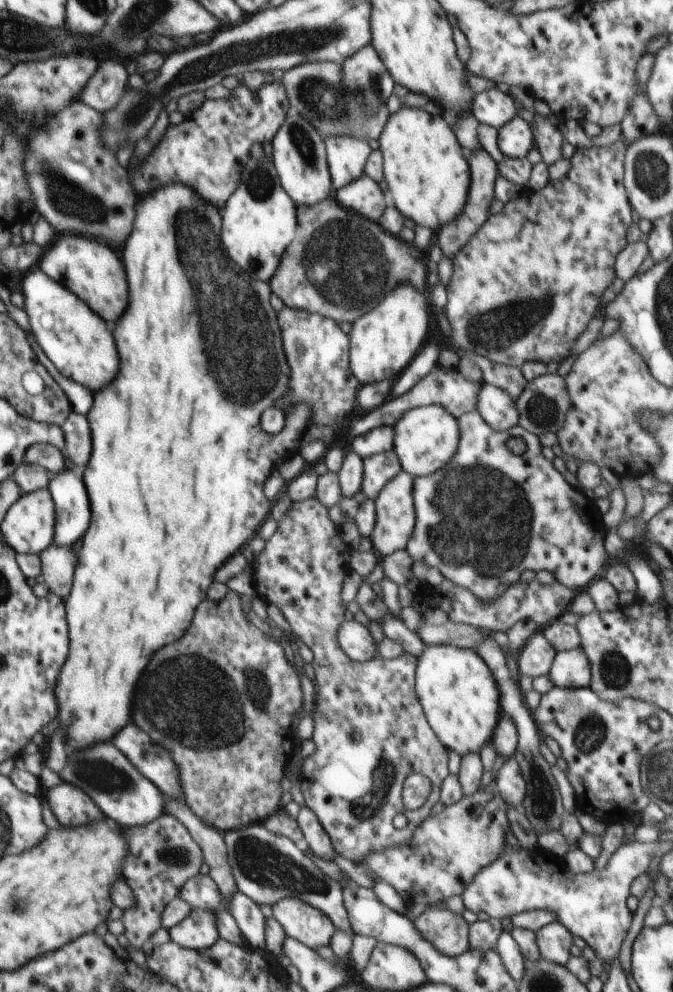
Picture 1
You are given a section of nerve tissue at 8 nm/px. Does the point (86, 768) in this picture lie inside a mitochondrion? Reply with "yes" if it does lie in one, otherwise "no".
yes

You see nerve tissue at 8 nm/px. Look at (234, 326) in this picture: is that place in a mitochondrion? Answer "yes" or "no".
yes

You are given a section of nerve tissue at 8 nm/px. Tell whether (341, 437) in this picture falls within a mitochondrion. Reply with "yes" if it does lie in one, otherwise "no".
no

